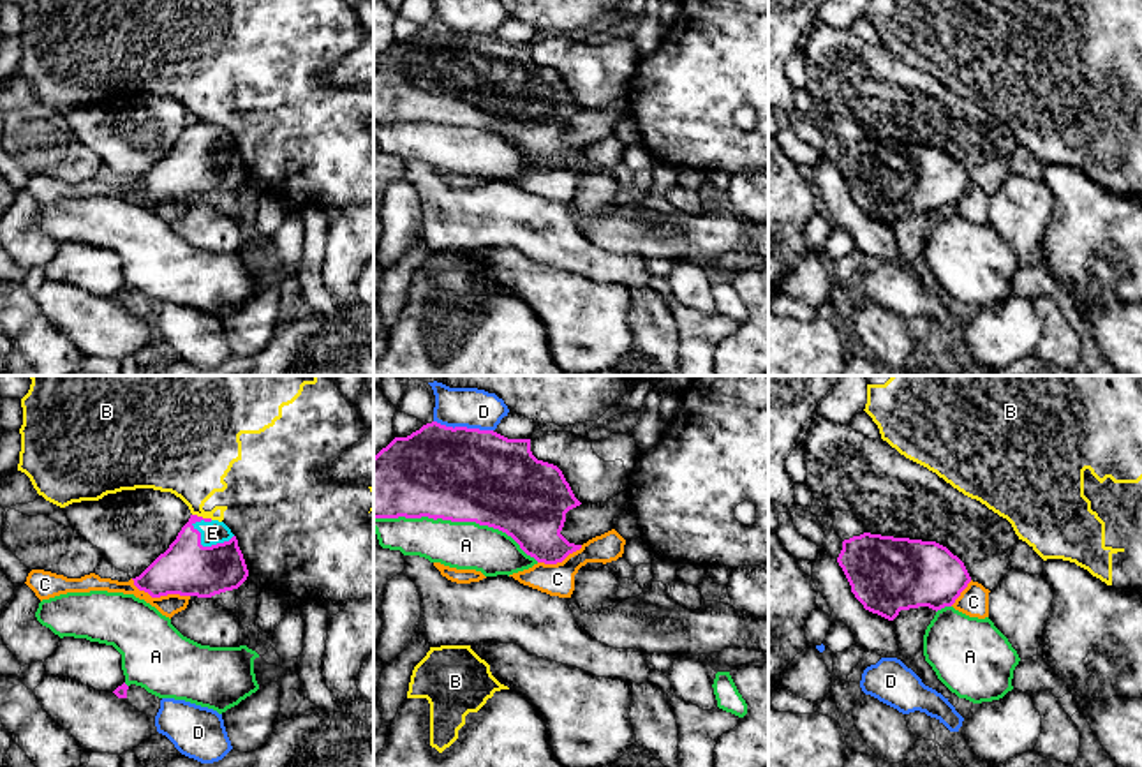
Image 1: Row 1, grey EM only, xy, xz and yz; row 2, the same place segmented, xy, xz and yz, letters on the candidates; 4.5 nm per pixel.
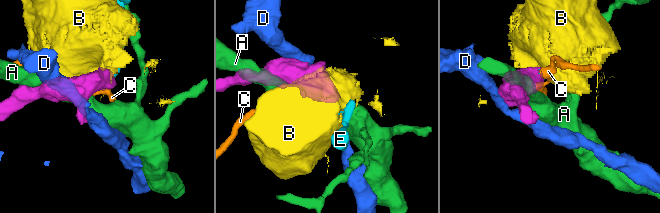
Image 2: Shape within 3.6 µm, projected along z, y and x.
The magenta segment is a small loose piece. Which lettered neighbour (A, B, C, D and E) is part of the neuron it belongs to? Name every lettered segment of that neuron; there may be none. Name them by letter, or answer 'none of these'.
E

